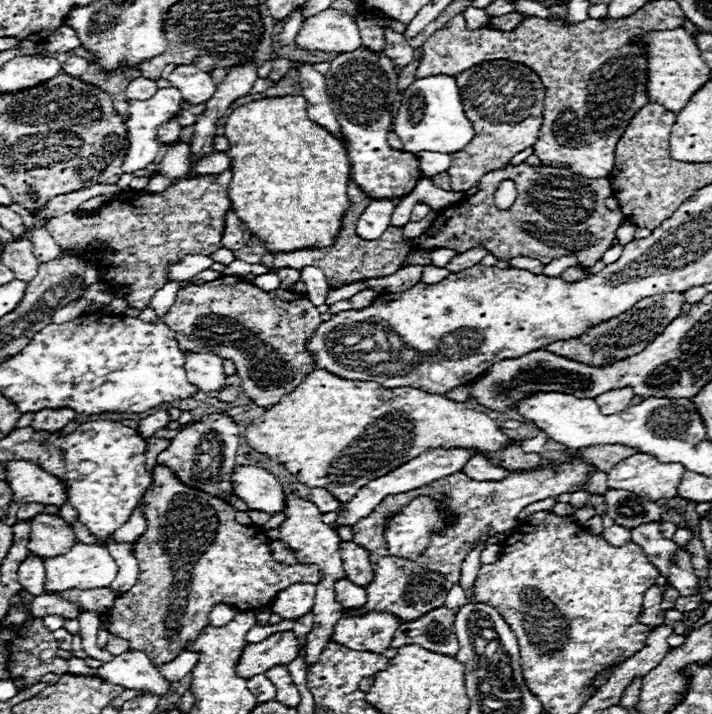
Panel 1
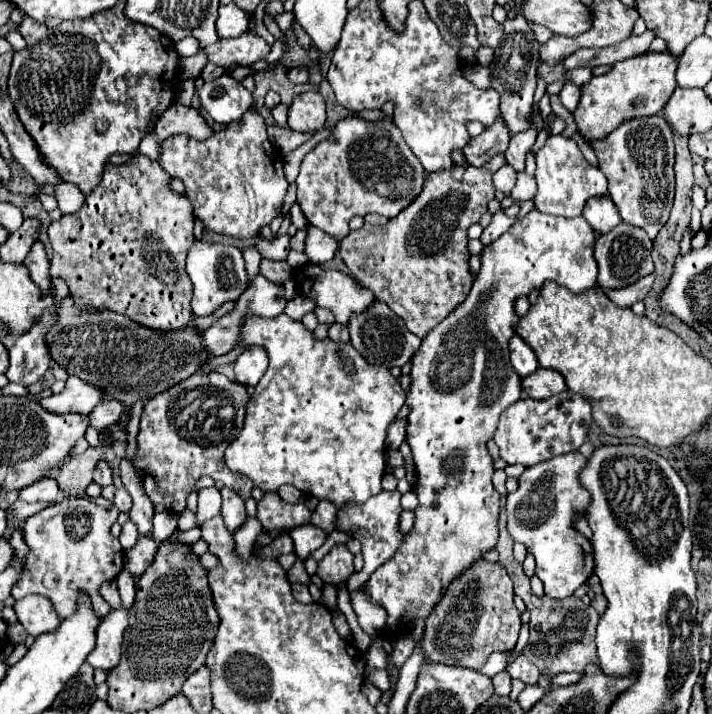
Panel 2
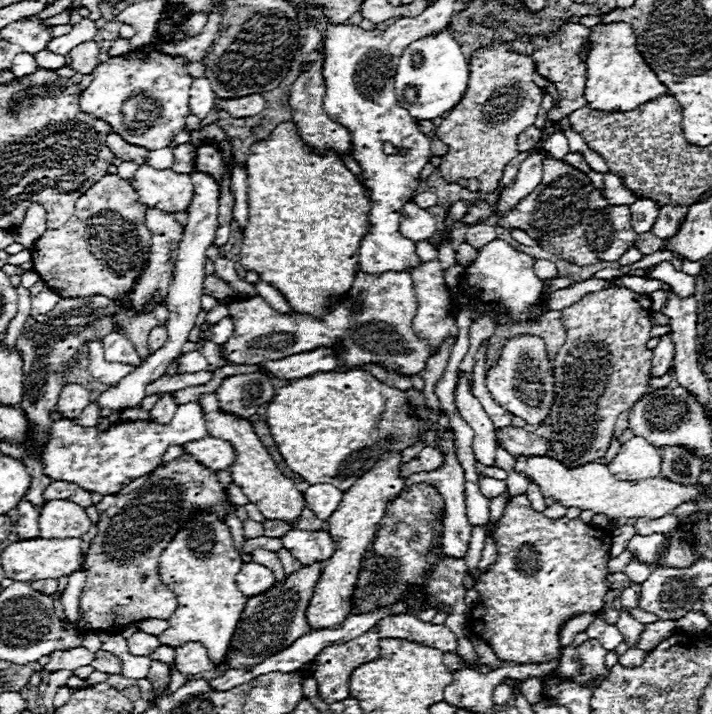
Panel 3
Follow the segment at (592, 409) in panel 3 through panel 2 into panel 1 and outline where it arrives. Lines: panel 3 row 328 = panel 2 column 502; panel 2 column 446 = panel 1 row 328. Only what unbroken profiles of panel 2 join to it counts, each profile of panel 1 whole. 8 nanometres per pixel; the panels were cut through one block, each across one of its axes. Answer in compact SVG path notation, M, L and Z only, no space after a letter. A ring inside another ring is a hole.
M666 292L666 294L642 298L638 304L634 304L634 308L630 308L630 312L624 312L622 316L616 316L614 320L604 320L602 324L588 328L578 338L552 342L546 346L546 350L558 356L582 362L582 364L590 364L590 366L604 366L604 364L612 364L614 360L630 358L642 352L642 348L646 348L646 344L650 344L654 336L664 332L666 324L670 324L674 318L680 316L684 302L686 302L684 294L678 294L678 292Z

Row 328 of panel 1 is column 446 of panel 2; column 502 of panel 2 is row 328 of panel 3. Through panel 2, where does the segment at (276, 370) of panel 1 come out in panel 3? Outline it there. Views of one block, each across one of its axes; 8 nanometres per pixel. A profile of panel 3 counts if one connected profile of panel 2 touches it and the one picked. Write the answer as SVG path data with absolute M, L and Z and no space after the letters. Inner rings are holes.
M164 326L154 328L154 330L150 332L150 338L148 338L148 348L150 348L150 352L156 352L158 348L162 348L166 340L168 340L166 328L164 328Z

